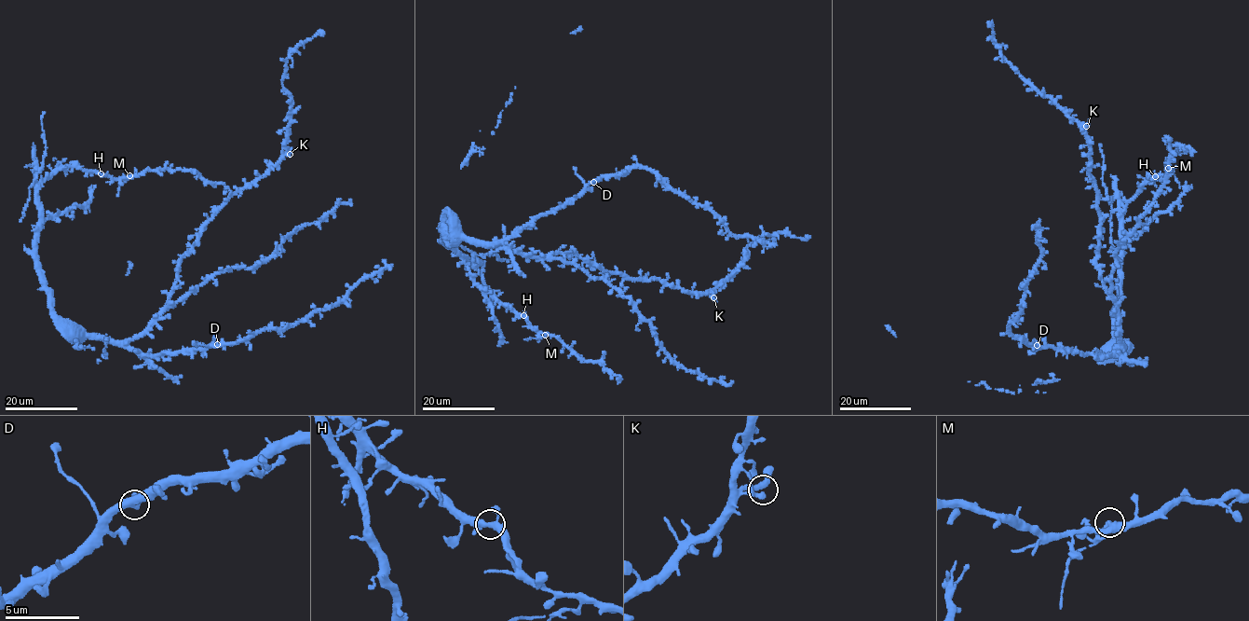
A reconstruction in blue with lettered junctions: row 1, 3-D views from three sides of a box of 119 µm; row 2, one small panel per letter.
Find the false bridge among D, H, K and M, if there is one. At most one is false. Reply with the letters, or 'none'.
M

